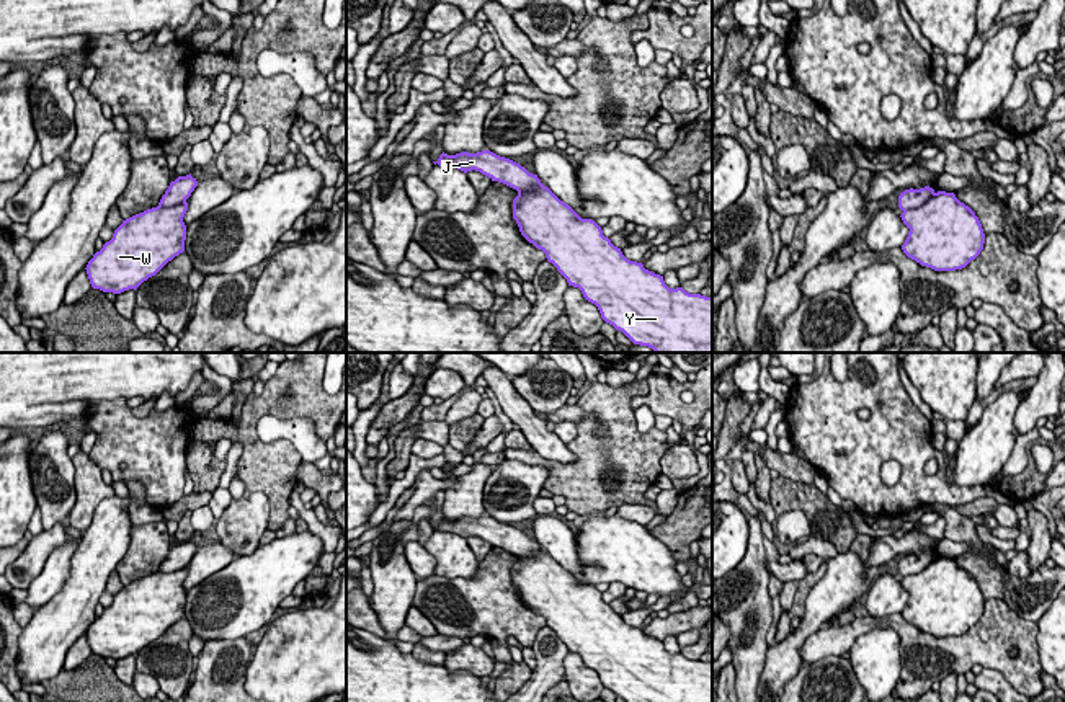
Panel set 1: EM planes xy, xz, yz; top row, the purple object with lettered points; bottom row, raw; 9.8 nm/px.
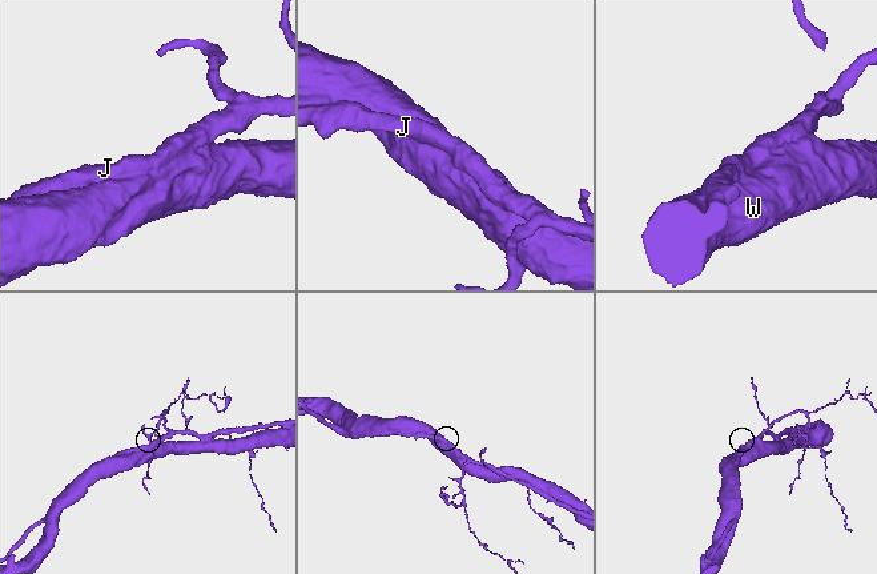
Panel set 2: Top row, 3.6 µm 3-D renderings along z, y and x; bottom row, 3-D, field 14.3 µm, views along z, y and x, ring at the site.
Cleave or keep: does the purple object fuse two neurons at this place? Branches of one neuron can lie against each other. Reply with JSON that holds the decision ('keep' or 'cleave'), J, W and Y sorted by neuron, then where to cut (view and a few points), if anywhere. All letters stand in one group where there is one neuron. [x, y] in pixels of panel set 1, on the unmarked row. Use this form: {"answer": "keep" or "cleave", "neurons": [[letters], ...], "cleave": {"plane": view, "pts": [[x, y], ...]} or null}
{"answer": "keep", "neurons": [["J", "W", "Y"]], "cleave": null}

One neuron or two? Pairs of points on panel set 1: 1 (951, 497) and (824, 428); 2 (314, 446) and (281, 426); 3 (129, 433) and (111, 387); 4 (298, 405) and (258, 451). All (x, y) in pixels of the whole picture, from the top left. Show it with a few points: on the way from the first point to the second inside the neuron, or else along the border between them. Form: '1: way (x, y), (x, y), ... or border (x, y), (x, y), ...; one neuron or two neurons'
1: way (918, 475), (889, 443), (856, 443); one neuron
2: way (306, 439), (296, 430), (289, 430); one neuron
3: border (126, 399), (92, 402); two neurons
4: way (278, 405), (265, 405), (250, 420), (250, 431); one neuron

